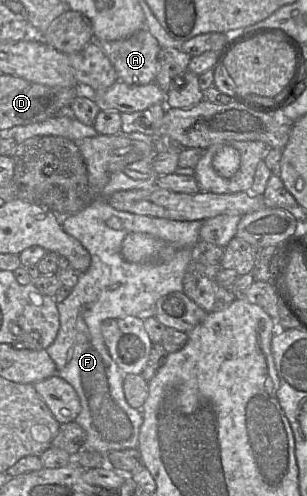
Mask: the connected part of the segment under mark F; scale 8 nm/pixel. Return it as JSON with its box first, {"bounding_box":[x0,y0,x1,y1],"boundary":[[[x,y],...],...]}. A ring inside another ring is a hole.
{"bounding_box":[46,172,203,455],"boundary":[[[117,172],[101,191],[102,197],[94,199],[86,208],[62,217],[63,229],[77,239],[89,252],[91,264],[87,271],[80,273],[77,284],[71,289],[70,295],[57,303],[60,328],[54,342],[46,348],[47,353],[56,364],[56,374],[70,383],[76,390],[81,404],[81,411],[75,421],[86,432],[85,448],[107,455],[113,450],[137,448],[139,432],[143,423],[141,410],[132,408],[126,401],[123,381],[126,373],[111,358],[101,332],[102,322],[106,319],[122,319],[128,316],[146,319],[155,316],[156,302],[162,296],[171,292],[183,292],[183,278],[188,264],[192,261],[191,247],[199,241],[199,231],[203,221],[175,221],[167,218],[153,217],[119,211],[110,206],[106,200],[113,193],[121,190],[149,189],[156,184],[156,177],[149,180],[132,179],[123,172]],[[130,232],[148,233],[160,238],[176,249],[174,255],[167,261],[130,263],[123,259],[121,245]]]}

